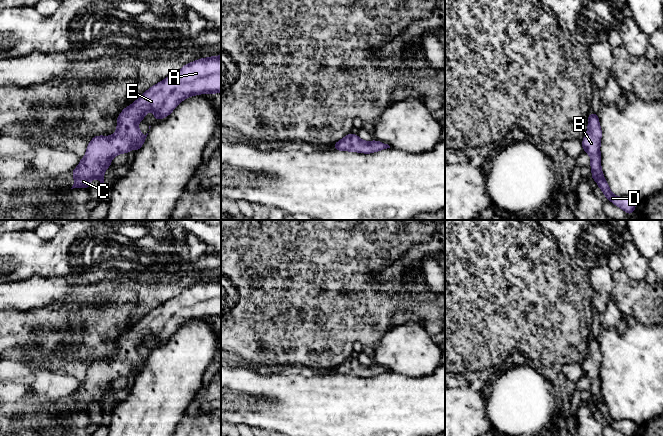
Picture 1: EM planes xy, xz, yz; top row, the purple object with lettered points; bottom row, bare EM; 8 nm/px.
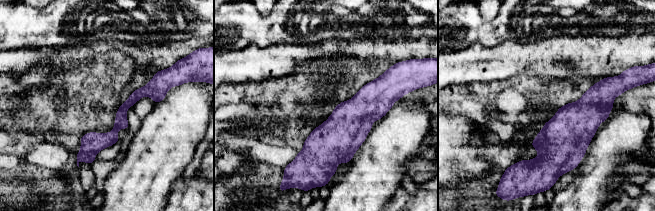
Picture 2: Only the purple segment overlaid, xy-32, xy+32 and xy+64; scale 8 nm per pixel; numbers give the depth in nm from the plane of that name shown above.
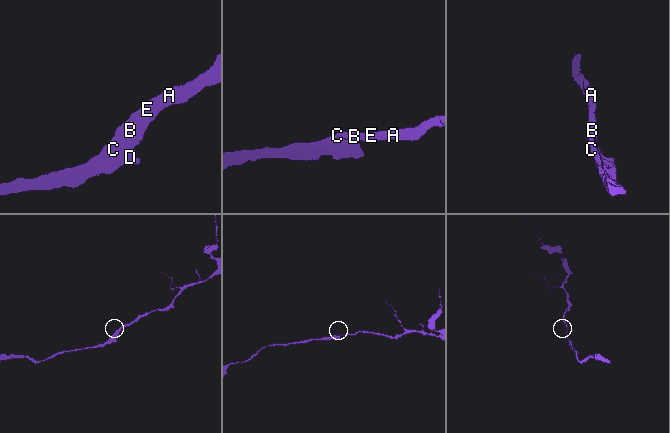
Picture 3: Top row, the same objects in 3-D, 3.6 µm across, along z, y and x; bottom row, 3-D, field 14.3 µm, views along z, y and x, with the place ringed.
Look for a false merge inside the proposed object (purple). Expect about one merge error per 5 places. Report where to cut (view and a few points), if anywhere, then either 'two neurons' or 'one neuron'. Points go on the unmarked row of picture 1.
no cut | one neuron

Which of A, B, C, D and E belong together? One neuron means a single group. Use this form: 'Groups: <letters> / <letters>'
Groups: A B C D E

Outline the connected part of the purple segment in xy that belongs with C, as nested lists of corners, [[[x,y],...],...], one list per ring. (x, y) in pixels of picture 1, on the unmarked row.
[[[221,279],[220,280],[211,280],[209,282],[201,282],[196,285],[193,285],[191,287],[188,287],[187,289],[184,289],[179,295],[172,298],[171,300],[168,300],[161,306],[153,309],[150,313],[145,315],[134,327],[130,330],[126,330],[124,334],[118,339],[117,342],[117,354],[112,360],[94,360],[92,364],[89,366],[87,370],[87,375],[85,380],[80,384],[79,389],[71,396],[72,400],[75,403],[75,406],[71,413],[73,412],[88,412],[90,411],[90,405],[93,402],[97,402],[101,409],[104,408],[104,395],[110,391],[113,390],[110,385],[112,382],[117,380],[121,377],[128,378],[131,373],[135,373],[136,376],[142,371],[143,367],[145,366],[145,363],[148,359],[142,358],[138,352],[138,346],[143,344],[145,338],[148,335],[152,335],[155,340],[155,346],[158,344],[167,341],[170,339],[175,331],[181,327],[183,324],[190,320],[200,319],[204,317],[209,318],[217,318],[221,316]]]

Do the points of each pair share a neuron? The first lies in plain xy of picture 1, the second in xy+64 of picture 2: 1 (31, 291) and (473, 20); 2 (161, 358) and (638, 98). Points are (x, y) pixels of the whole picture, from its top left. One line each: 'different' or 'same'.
1: different
2: different

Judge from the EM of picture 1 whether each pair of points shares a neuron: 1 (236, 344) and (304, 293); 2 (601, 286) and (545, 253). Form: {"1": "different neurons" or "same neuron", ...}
{"1": "same neuron", "2": "different neurons"}

